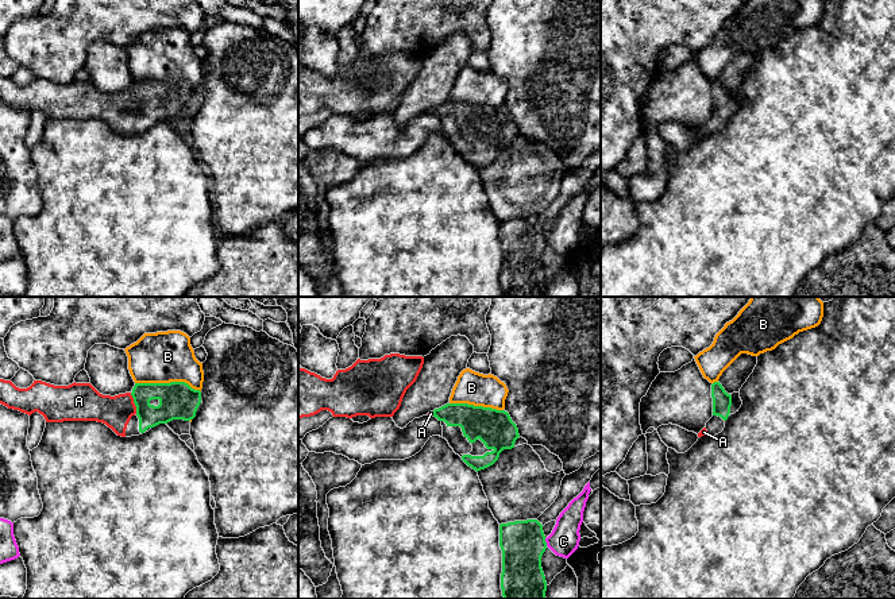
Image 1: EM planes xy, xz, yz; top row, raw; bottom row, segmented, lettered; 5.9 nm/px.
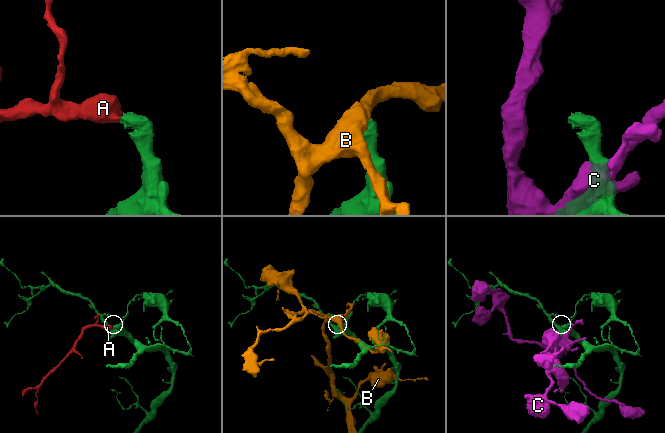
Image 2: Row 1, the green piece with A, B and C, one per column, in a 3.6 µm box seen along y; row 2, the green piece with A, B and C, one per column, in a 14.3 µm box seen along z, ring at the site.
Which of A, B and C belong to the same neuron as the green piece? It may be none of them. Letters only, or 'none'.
A

